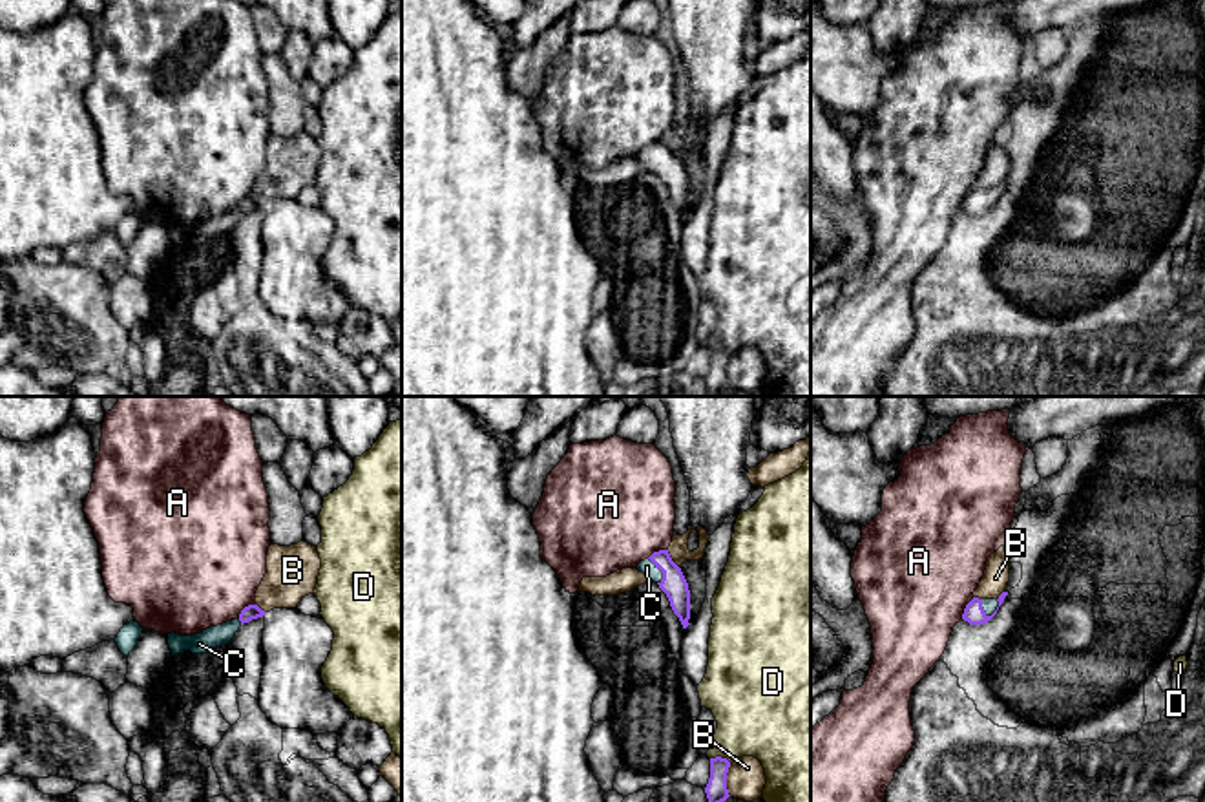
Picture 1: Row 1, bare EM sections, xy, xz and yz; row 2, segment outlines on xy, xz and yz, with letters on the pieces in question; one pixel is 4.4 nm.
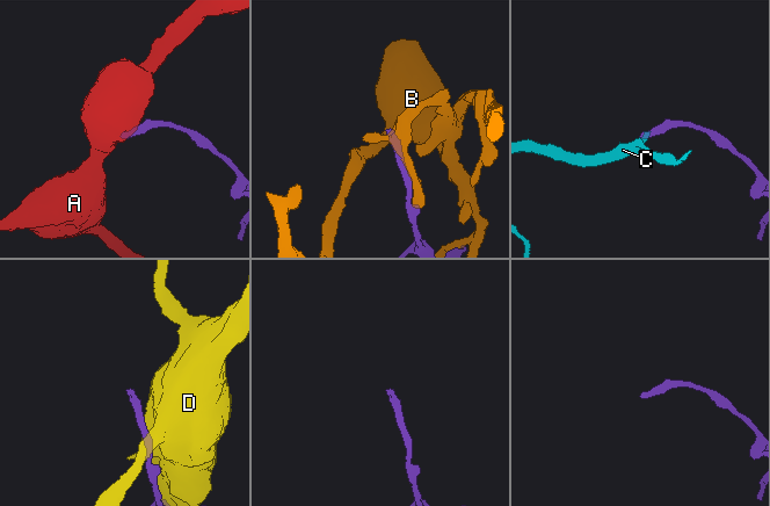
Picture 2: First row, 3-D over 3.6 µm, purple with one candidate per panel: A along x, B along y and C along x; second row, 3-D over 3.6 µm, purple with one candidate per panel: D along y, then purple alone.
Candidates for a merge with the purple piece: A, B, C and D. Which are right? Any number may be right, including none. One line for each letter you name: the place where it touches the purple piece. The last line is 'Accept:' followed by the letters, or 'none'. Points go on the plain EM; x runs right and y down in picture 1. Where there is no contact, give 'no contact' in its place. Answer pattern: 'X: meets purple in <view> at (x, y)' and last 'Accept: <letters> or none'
C: meets purple in yz at (995, 201)
Accept: C

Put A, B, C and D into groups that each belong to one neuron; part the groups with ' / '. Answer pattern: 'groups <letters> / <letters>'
groups A / B / C / D

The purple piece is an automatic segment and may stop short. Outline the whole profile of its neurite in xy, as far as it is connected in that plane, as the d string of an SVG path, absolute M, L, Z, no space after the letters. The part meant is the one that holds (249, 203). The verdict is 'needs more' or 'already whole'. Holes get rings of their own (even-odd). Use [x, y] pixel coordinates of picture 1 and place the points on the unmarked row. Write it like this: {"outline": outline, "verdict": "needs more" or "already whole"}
{"outline": "M248 195L241 201L237 210L226 212L217 217L210 217L199 225L181 227L172 223L168 225L168 236L170 236L172 247L177 247L183 241L190 241L192 245L206 245L215 237L230 236L232 228L236 227L236 223L243 214L248 214L263 206L265 206L265 201L261 201L257 195Z", "verdict": "needs more"}

